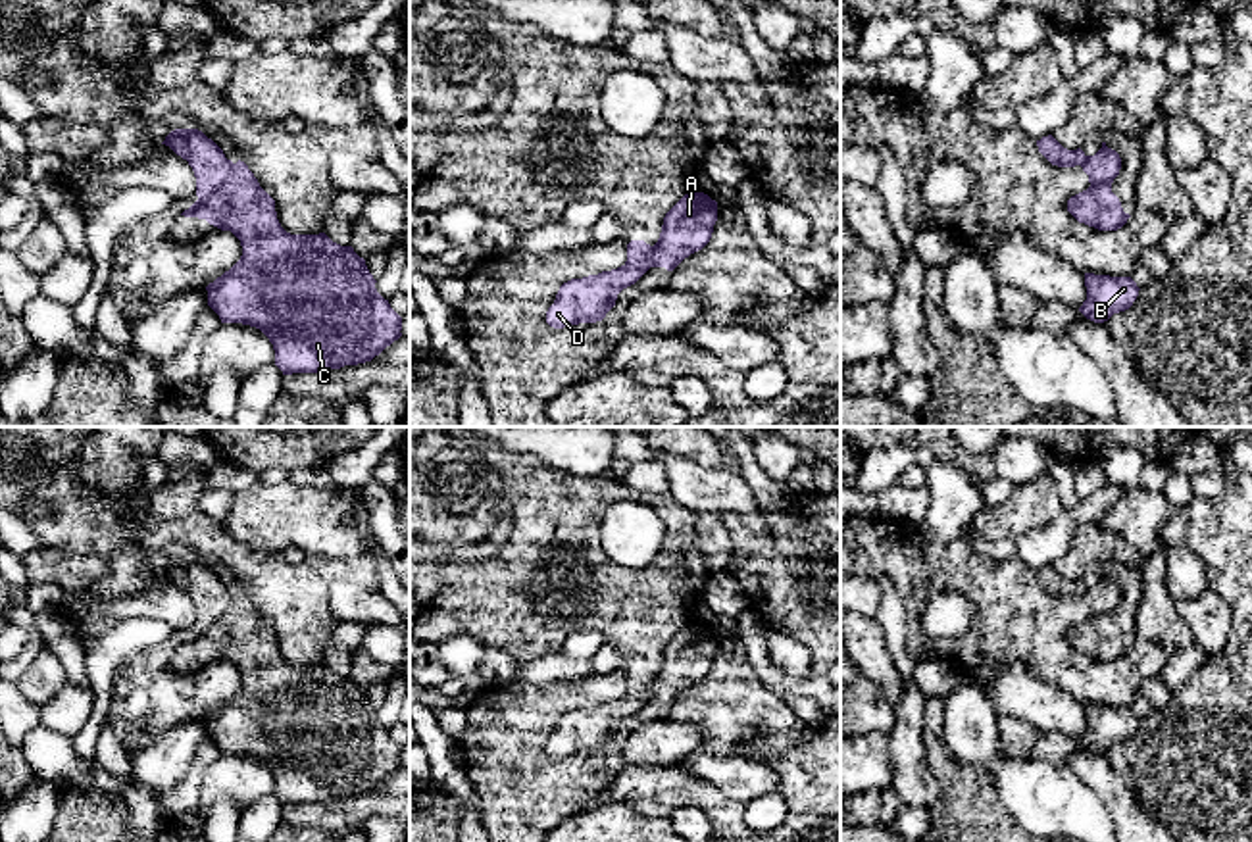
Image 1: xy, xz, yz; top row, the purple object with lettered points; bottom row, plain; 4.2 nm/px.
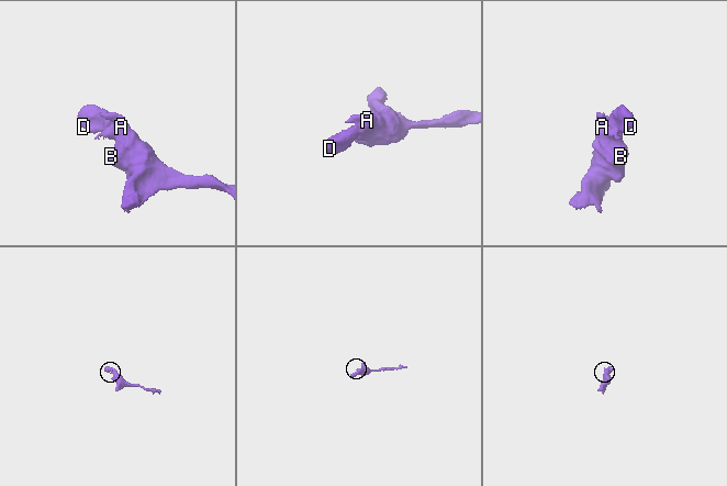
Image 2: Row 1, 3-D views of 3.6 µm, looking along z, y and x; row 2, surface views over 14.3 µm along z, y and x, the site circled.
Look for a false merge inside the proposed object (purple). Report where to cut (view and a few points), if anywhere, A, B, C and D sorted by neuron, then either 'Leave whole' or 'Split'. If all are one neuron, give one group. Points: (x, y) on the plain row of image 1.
Split along xy (233, 594), (227, 608), (199, 629). Groups: A B C / D. Split

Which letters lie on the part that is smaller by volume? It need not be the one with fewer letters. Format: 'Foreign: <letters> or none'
Foreign: D

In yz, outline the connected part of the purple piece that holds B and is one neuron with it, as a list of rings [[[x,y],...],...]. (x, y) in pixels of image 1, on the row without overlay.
[[[1085,704],[1087,731],[1079,742],[1094,752],[1104,754],[1114,744],[1125,742],[1139,727],[1139,717],[1131,707],[1110,707]]]

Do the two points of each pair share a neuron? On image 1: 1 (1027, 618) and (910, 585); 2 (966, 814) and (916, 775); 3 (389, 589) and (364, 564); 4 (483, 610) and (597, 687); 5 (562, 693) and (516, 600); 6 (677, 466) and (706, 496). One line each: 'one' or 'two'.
1: one
2: two
3: two
4: two
5: two
6: one

